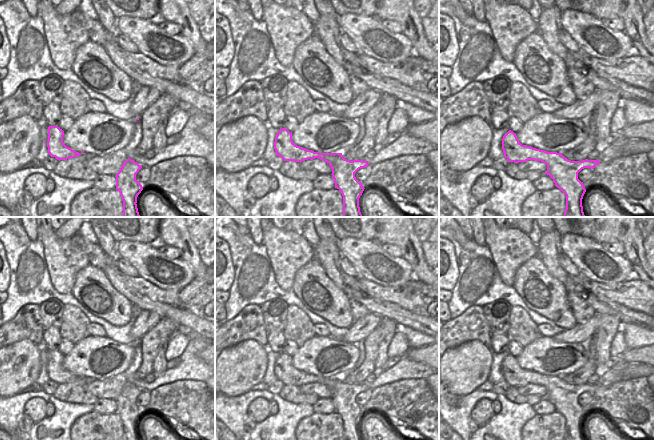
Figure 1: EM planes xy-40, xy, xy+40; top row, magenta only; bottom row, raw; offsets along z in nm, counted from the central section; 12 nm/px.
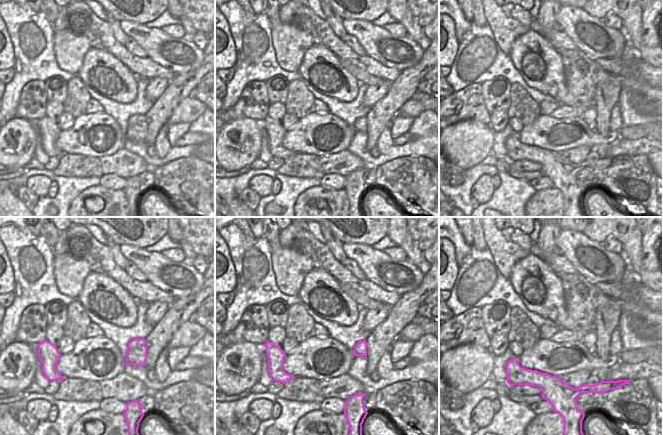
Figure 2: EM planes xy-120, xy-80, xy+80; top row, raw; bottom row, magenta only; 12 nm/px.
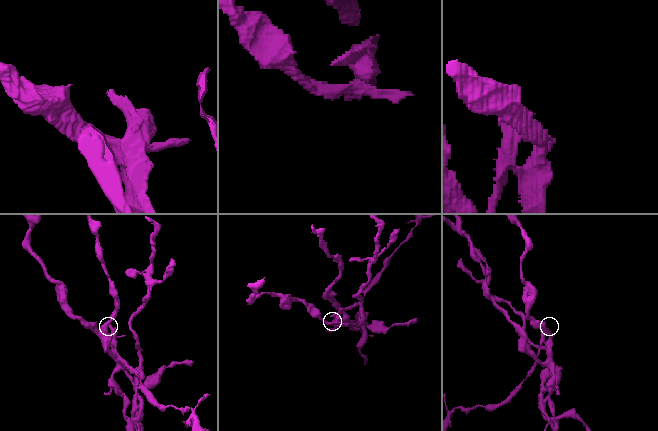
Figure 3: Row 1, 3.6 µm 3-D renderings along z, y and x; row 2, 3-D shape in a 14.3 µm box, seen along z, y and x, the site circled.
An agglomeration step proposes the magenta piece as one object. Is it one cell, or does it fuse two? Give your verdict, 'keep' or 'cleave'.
cleave

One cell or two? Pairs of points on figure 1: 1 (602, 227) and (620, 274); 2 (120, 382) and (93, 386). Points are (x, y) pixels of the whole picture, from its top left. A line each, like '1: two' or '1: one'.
1: two
2: one

